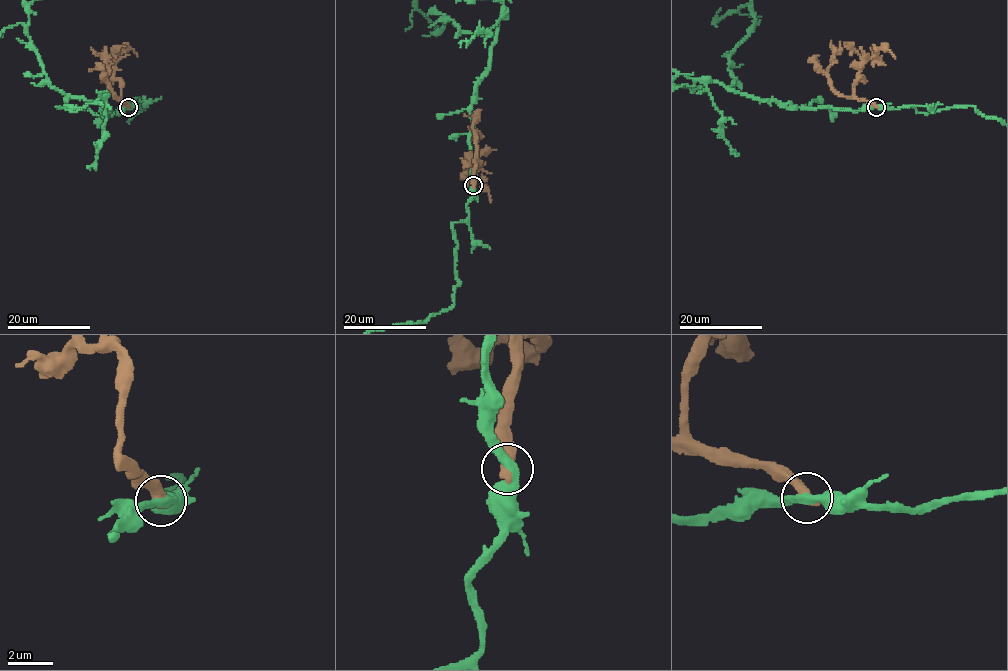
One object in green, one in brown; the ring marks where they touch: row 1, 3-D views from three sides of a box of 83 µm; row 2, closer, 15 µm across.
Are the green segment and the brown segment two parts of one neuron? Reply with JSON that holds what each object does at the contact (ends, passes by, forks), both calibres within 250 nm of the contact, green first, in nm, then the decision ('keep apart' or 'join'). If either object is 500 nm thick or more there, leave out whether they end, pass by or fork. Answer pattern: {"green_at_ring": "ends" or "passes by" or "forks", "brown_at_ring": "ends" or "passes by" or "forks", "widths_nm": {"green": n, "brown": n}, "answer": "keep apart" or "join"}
{"widths_nm": {"green": 360, "brown": 550}, "answer": "keep apart"}

